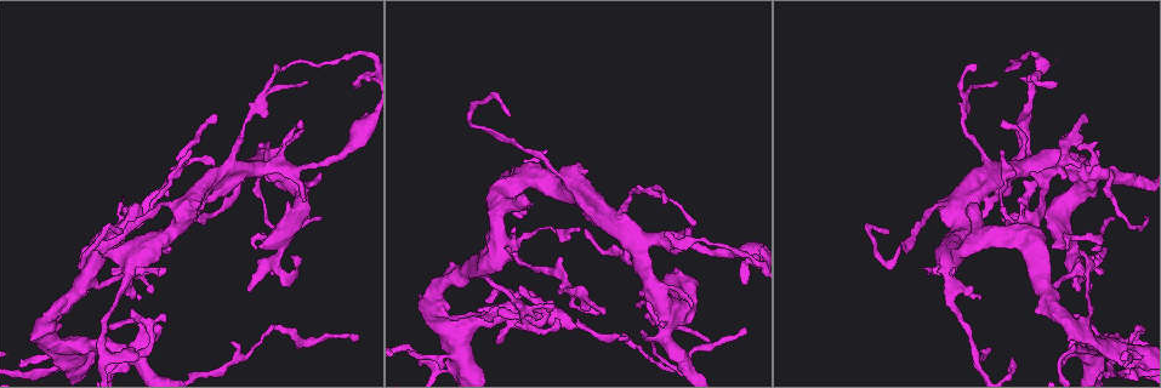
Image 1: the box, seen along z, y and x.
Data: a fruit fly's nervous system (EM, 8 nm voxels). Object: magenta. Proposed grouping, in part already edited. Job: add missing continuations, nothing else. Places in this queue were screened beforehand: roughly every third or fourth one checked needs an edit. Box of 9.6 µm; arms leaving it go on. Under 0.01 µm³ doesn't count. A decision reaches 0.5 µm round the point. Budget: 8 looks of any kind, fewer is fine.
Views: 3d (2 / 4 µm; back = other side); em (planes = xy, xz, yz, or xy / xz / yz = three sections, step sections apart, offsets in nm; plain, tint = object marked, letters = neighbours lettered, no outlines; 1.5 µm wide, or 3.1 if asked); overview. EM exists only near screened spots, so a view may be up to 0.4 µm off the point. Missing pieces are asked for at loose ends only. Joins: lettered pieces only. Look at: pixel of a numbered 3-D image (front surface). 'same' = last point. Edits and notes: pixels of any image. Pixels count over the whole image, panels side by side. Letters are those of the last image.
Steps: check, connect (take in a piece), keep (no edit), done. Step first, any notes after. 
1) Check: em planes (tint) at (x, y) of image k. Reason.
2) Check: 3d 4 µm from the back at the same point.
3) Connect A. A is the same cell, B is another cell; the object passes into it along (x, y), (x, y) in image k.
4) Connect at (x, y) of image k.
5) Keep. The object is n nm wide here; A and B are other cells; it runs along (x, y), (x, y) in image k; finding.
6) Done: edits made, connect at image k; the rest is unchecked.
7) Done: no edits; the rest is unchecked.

Check: em planes (plain) at (112, 270) of image 1. An open end.

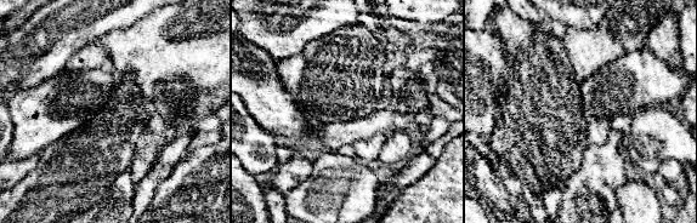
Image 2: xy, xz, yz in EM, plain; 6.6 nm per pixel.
Check: em planes (letters) at the same point. See the neighbours.

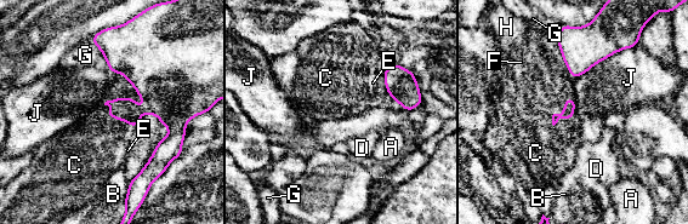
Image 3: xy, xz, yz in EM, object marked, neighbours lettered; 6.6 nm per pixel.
Keep. A, B, C, D, E, F, G, H and J are other cells; a border runs along (103, 103), (134, 128) in image 3; none of them fits.

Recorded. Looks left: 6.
Check: 3d 2 µm at (131, 347) of image 1. An open end.

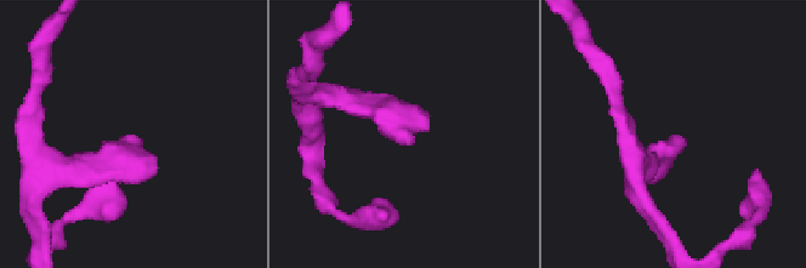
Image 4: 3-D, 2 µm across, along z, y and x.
Check: em planes (plain) at (684, 139) of image 4. Shape alone is not enough.

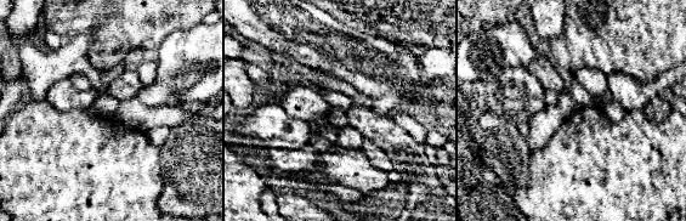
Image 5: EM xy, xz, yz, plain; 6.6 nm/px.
Check: em planes (letters) at the same point. What lies round it.

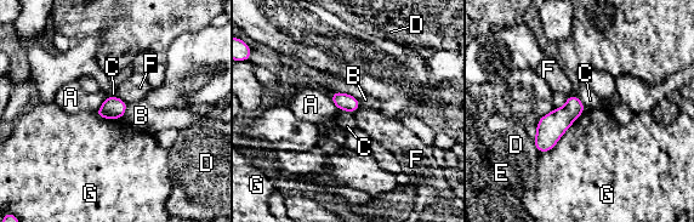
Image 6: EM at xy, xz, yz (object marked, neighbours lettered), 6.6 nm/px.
Keep. A, B, C, D, E, F and G are other cells; a border runs along (340, 109), (353, 113) in image 6; none of them fits.

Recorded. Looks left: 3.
Check: 3d 2 µm at (109, 329) of image 1. Thin end.

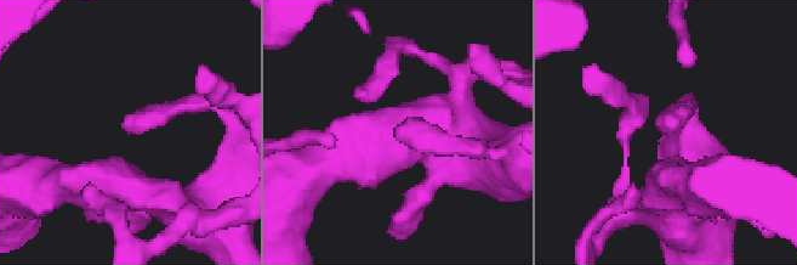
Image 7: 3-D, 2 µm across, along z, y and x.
Check: em xz step 4 (letters) at (398, 130) of image 7. Now the EM.

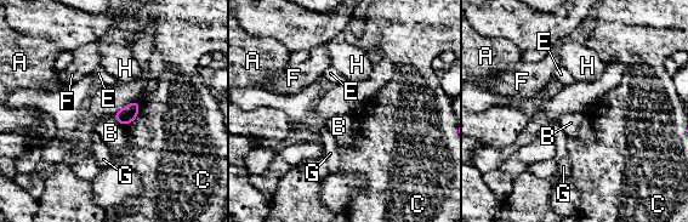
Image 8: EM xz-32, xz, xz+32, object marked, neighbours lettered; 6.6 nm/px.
Check: em planes (letters) at the same point. Cut it another way.

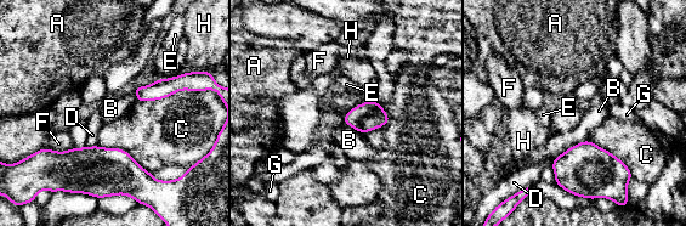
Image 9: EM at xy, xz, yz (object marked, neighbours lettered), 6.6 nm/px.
Keep. A, B, C, D, E, F, G and H are other cells; none of them fits.

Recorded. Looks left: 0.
Done: no edits; the rest is unchecked.

